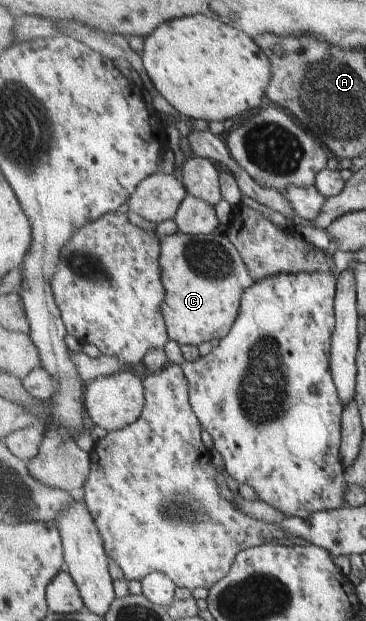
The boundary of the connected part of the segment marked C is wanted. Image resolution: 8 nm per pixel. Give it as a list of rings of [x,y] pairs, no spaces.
[[[178,231],[171,236],[161,237],[160,240],[162,249],[159,264],[162,269],[163,284],[167,289],[167,297],[164,300],[162,311],[167,323],[169,339],[174,340],[178,345],[197,346],[226,337],[235,324],[244,291],[254,286],[256,281],[250,275],[236,246],[226,233],[192,235]]]

